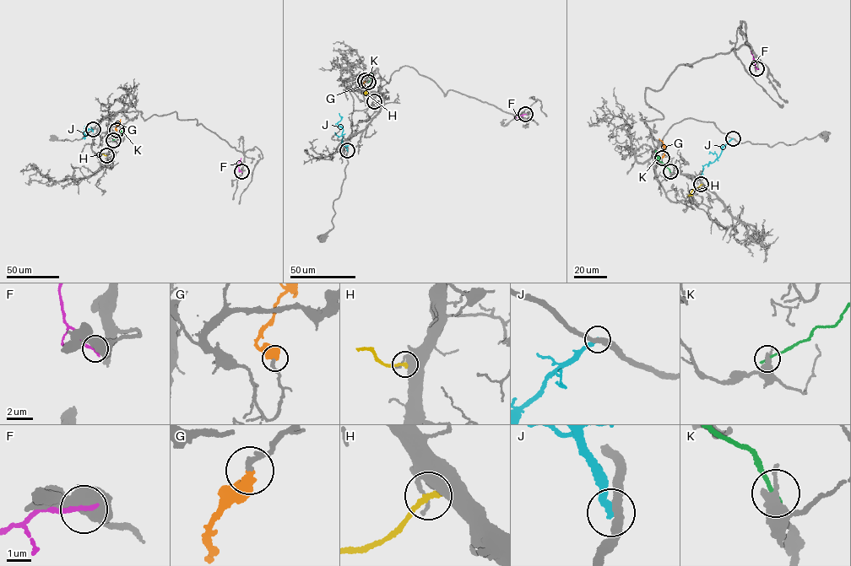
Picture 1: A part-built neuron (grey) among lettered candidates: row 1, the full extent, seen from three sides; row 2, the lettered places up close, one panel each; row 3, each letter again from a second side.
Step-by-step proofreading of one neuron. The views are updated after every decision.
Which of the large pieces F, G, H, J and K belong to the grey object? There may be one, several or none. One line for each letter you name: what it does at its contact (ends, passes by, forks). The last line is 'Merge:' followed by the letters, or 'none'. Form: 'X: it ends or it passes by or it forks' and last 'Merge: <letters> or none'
G: it ends
Merge: G

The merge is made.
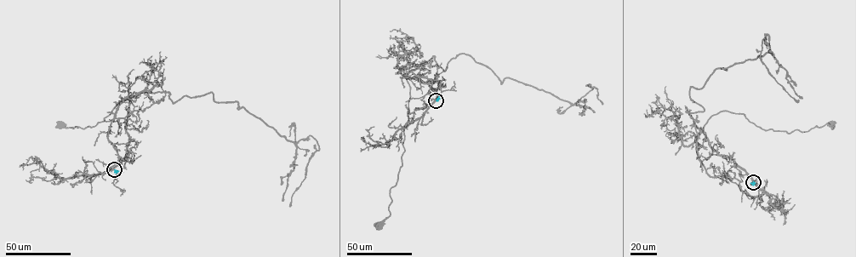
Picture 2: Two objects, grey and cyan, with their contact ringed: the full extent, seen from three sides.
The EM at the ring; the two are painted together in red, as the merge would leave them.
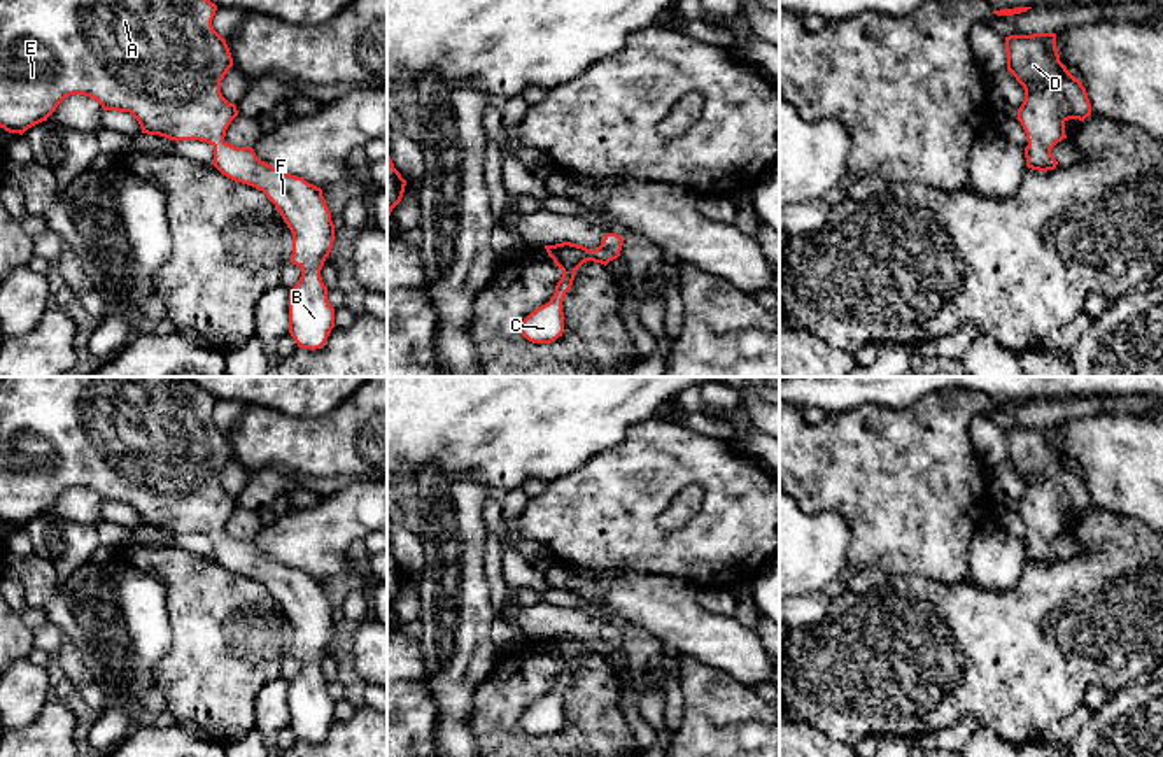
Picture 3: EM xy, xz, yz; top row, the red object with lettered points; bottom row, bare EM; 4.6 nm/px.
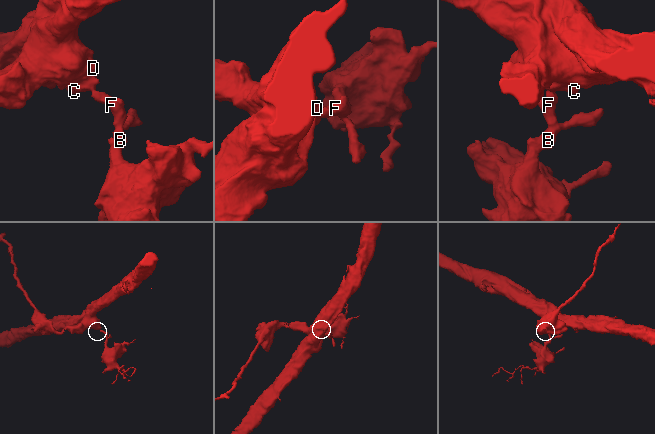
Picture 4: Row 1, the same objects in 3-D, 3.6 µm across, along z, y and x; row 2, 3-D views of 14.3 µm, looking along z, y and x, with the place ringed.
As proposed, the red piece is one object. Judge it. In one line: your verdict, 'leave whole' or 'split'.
leave whole

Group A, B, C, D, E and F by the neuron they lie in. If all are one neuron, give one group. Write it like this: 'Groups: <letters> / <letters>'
Groups: A B C D E F

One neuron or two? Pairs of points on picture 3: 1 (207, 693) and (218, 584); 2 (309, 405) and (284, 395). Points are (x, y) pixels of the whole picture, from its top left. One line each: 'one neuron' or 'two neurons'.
1: one neuron
2: one neuron

